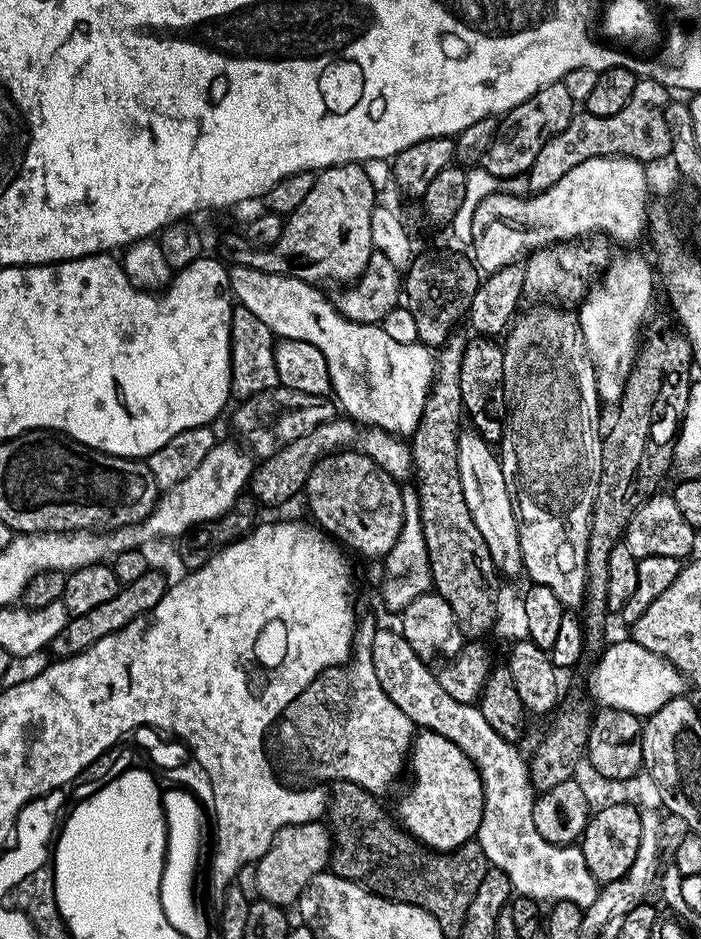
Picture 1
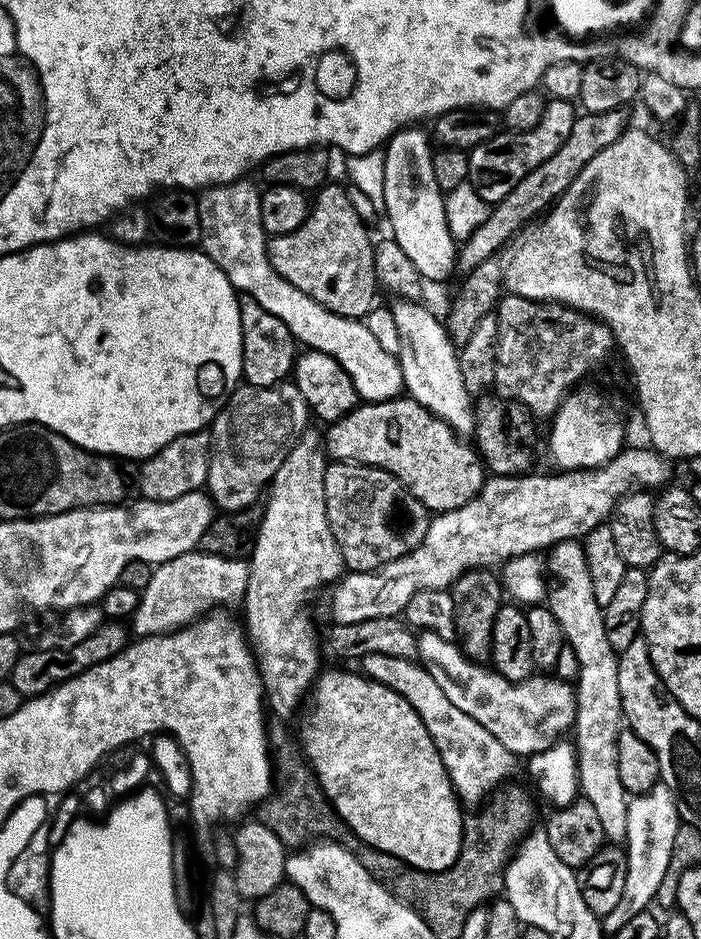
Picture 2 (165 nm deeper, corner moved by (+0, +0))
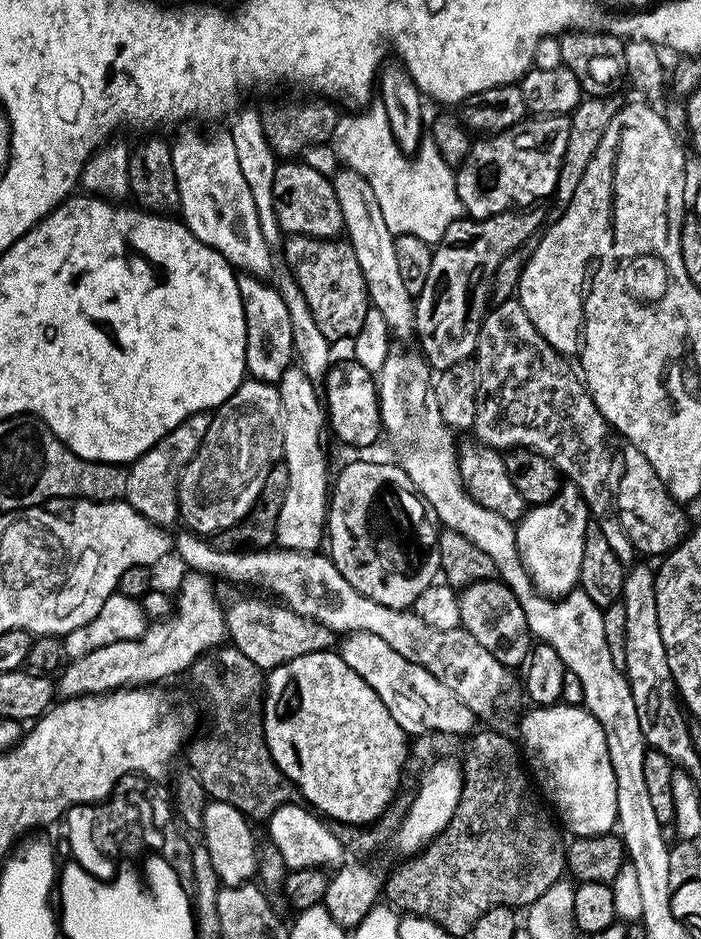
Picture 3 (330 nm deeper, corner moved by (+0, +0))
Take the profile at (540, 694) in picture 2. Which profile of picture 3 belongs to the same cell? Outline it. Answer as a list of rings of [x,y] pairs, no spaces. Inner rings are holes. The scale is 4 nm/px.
[[[184,530],[184,533],[174,540],[175,555],[180,555],[184,559],[185,569],[211,574],[216,576],[229,576],[232,580],[253,580],[256,584],[261,584],[264,588],[269,588],[276,596],[281,596],[283,603],[294,609],[298,614],[306,618],[316,620],[320,624],[325,624],[332,632],[337,634],[351,634],[354,632],[369,632],[378,634],[384,642],[389,643],[398,654],[402,654],[407,661],[414,662],[415,665],[422,666],[428,673],[434,674],[434,678],[446,686],[473,715],[490,713],[497,704],[502,691],[510,682],[510,672],[502,666],[500,662],[484,646],[475,641],[474,636],[463,626],[454,630],[435,630],[432,626],[419,618],[414,610],[382,606],[370,598],[366,598],[334,566],[334,562],[327,555],[320,556],[319,551],[315,552],[292,552],[288,548],[279,546],[271,550],[257,550],[254,552],[219,552],[205,537],[191,531]]]

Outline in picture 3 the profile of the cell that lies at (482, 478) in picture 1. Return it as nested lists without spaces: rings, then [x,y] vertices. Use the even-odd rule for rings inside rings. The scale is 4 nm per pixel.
[[[349,170],[336,172],[331,181],[338,194],[338,206],[342,206],[348,245],[358,258],[358,266],[362,266],[362,278],[366,278],[371,307],[382,310],[382,318],[386,318],[388,327],[397,337],[404,336],[407,332],[411,333],[416,322],[414,298],[402,283],[402,273],[398,271],[398,254],[394,254],[396,237],[392,235],[385,219],[382,218],[381,207],[373,187],[361,174]]]

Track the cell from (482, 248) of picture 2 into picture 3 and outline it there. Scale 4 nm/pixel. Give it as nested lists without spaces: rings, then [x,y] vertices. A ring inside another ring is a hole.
[[[532,206],[527,210],[509,210],[485,220],[461,218],[450,225],[439,244],[433,247],[426,286],[422,286],[422,294],[414,300],[414,332],[420,335],[418,346],[429,368],[441,373],[475,353],[480,323],[490,311],[495,272],[508,254],[541,230],[545,220],[538,209]]]

